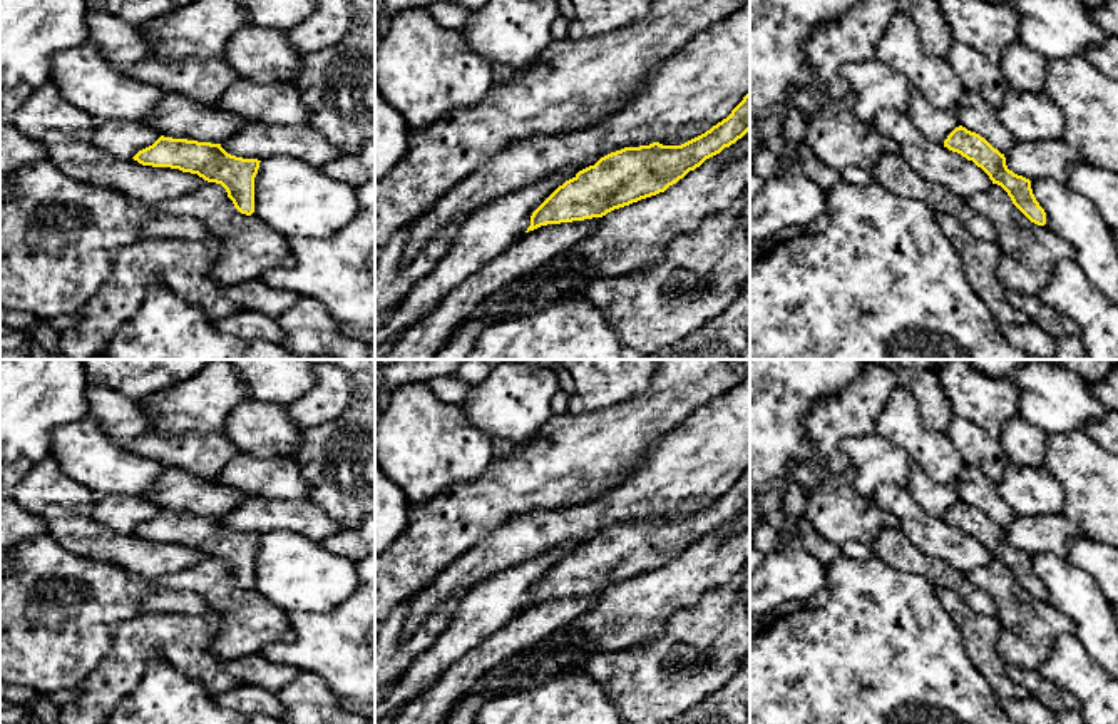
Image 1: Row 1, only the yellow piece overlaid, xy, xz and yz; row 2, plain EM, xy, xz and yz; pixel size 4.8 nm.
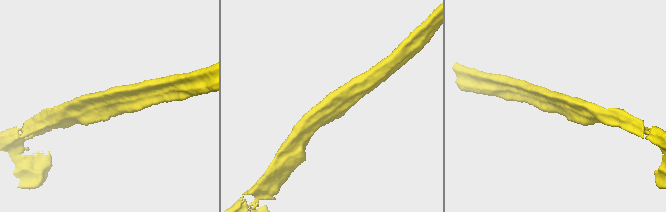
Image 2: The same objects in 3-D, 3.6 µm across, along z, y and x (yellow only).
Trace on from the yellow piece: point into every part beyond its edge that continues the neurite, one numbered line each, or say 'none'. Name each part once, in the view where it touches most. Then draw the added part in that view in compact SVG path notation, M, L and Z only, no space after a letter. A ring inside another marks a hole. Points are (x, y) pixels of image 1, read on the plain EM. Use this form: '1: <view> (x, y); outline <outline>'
none

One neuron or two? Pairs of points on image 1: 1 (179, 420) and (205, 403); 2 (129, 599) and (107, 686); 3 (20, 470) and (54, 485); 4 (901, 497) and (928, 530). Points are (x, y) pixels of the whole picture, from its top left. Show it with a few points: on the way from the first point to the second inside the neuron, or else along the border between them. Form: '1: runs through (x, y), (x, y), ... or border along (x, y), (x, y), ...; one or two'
1: runs through (186, 413), (198, 405); one
2: border along (163, 612), (124, 619), (106, 654); two
3: border along (34, 463), (17, 484); two
4: runs through (902, 505), (919, 522); one

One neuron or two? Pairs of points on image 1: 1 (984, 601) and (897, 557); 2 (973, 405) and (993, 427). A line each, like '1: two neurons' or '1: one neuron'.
1: one neuron
2: one neuron

